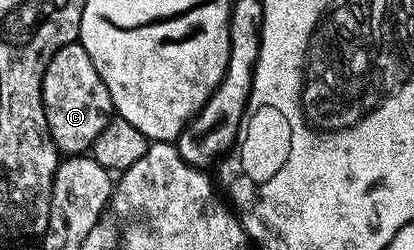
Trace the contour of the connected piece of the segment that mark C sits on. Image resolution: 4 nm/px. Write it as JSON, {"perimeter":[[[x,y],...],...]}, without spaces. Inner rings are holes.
{"perimeter":[[[73,42],[56,52],[44,72],[42,103],[54,146],[66,156],[82,156],[93,147],[96,136],[115,117],[112,96],[100,80],[100,72],[92,64],[81,42]]]}

